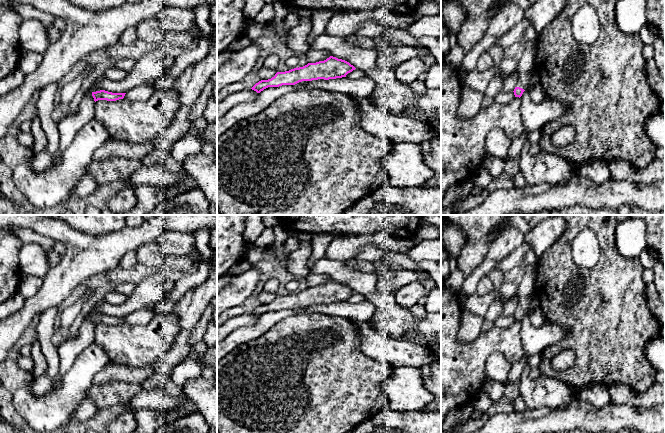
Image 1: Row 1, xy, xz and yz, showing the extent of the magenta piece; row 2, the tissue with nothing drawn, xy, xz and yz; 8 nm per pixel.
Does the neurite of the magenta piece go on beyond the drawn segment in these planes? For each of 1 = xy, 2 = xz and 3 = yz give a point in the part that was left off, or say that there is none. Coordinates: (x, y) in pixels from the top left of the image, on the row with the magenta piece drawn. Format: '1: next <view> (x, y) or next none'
1: next none
2: next none
3: next yz (526, 63)

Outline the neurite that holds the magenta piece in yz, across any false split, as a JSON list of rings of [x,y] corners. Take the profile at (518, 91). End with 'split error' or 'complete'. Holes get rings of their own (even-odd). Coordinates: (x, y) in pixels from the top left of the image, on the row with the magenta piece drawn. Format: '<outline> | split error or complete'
[[[527,41],[523,55],[518,61],[517,77],[518,81],[514,89],[515,97],[521,97],[523,92],[529,87],[530,72],[535,66],[536,41]]] | split error

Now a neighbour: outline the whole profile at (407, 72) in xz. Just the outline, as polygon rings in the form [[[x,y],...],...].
[[[414,57],[402,62],[394,69],[398,81],[411,85],[417,79],[424,76],[426,69],[420,57]]]

